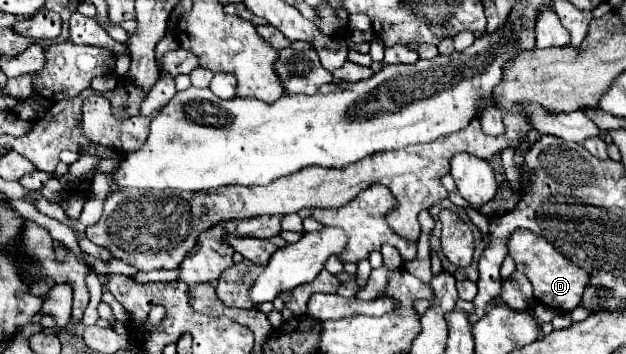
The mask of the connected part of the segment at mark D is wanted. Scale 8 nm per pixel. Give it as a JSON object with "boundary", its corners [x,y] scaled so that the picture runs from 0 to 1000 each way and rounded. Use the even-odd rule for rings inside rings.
{"boundary":[[[835,644],[819,655],[819,667],[813,667],[810,701],[813,701],[813,723],[823,734],[826,763],[835,768],[845,785],[845,797],[851,802],[855,853],[874,859],[877,870],[887,870],[893,881],[912,881],[915,870],[925,864],[925,847],[931,836],[931,814],[941,791],[941,780],[931,757],[909,740],[871,672],[855,667],[851,655],[835,650]]]}

